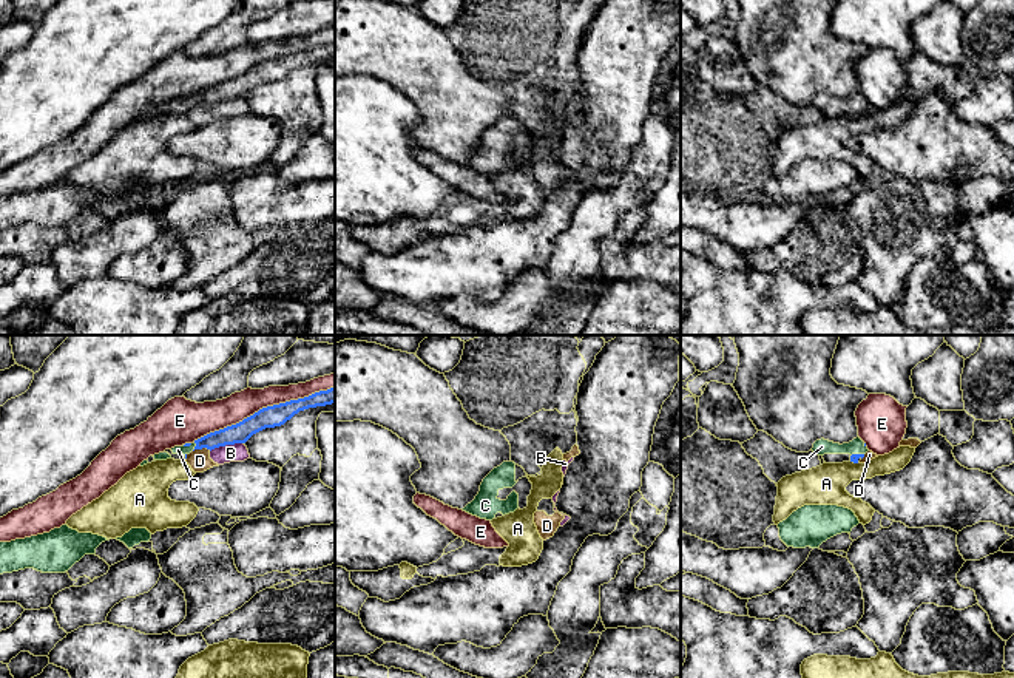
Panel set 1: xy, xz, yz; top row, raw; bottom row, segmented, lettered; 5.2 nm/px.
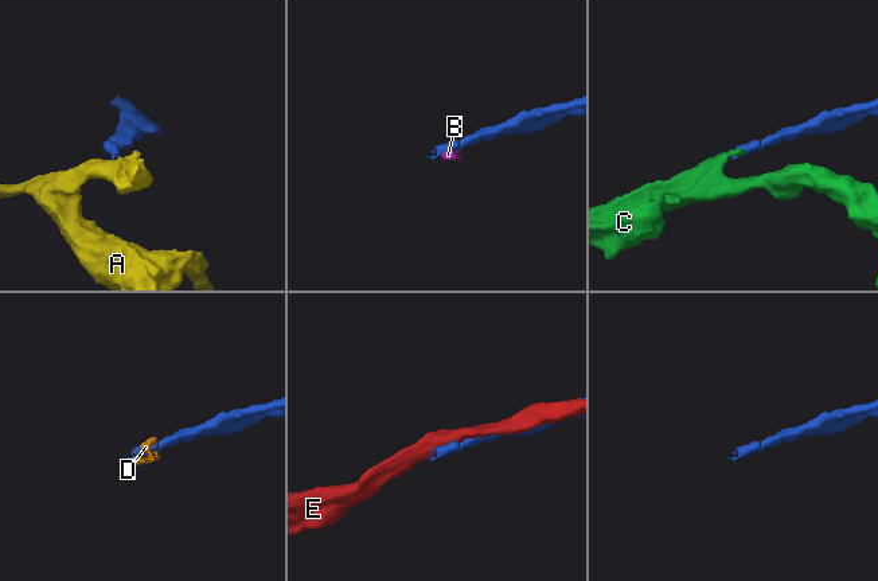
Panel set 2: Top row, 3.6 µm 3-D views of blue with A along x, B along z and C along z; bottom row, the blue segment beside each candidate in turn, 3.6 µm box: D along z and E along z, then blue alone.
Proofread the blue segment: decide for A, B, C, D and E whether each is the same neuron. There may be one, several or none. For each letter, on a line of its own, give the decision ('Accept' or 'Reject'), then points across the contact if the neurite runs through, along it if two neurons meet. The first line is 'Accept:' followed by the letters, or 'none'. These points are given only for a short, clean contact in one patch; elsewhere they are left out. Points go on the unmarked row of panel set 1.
Accept: C
A: Reject. Boundary: yz (851, 115), (857, 118)
B: Reject. Boundary: xy (243, 96), (219, 99), (210, 105)
C: Accept. Path across: xy (232, 88), (189, 99), (178, 104)
D: Reject. Boundary: xy (210, 104), (199, 102), (193, 105)
E: Reject

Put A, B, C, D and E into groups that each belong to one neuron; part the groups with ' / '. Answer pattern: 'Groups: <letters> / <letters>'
Groups: A / B D / C / E

